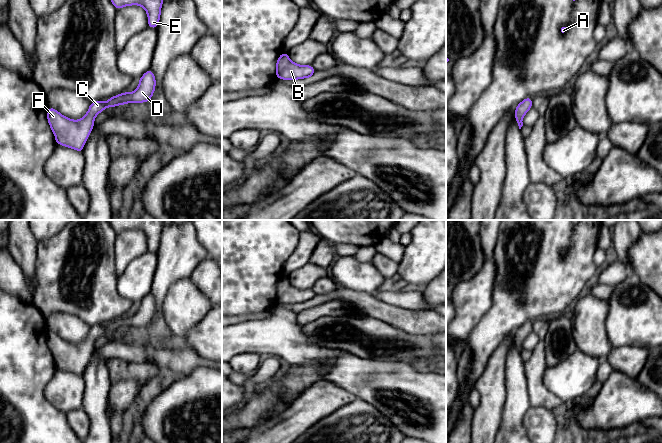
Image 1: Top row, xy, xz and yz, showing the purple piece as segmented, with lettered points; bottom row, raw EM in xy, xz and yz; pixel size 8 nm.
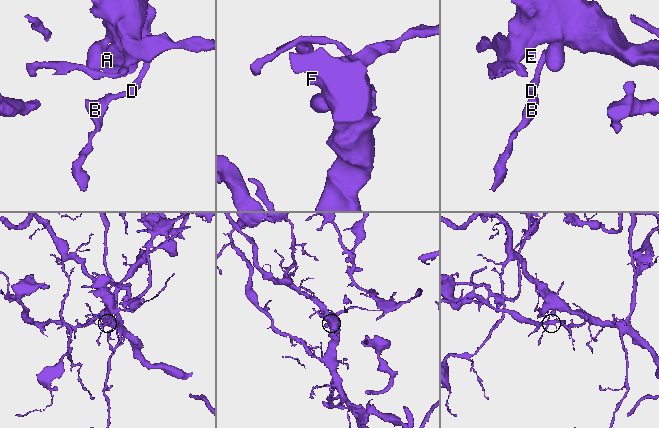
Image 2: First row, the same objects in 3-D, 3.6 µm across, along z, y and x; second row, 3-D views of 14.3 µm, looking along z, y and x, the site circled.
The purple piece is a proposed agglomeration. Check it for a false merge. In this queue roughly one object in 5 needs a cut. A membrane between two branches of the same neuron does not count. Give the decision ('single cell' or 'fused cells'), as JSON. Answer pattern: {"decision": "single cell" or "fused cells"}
{"decision": "single cell"}

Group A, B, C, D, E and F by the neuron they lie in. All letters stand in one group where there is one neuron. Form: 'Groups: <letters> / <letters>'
Groups: A B C D E F

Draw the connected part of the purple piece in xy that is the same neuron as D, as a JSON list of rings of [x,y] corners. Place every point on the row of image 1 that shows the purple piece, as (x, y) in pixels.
[[[151,69],[147,70],[138,80],[138,87],[131,93],[123,92],[108,98],[105,103],[94,101],[90,103],[87,113],[78,120],[62,115],[53,107],[47,110],[47,121],[55,136],[55,142],[61,146],[83,152],[84,145],[89,138],[96,116],[107,107],[116,107],[128,103],[149,102],[155,92],[156,78]]]

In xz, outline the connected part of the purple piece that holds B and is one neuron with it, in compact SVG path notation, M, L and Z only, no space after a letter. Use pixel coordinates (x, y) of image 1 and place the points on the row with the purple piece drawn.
M288 53L280 54L276 61L276 79L300 80L303 78L311 79L316 70L312 65L299 65L293 62Z

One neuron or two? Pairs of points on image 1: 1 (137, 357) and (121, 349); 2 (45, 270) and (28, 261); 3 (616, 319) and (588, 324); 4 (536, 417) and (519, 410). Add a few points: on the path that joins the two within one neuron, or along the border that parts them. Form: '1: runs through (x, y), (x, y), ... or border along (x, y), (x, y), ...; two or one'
1: runs through (133, 353), (125, 352); one
2: border along (38, 242), (35, 274); two
3: border along (607, 301), (606, 336), (611, 344); two
4: border along (530, 406), (523, 418), (523, 426), (526, 432); two

